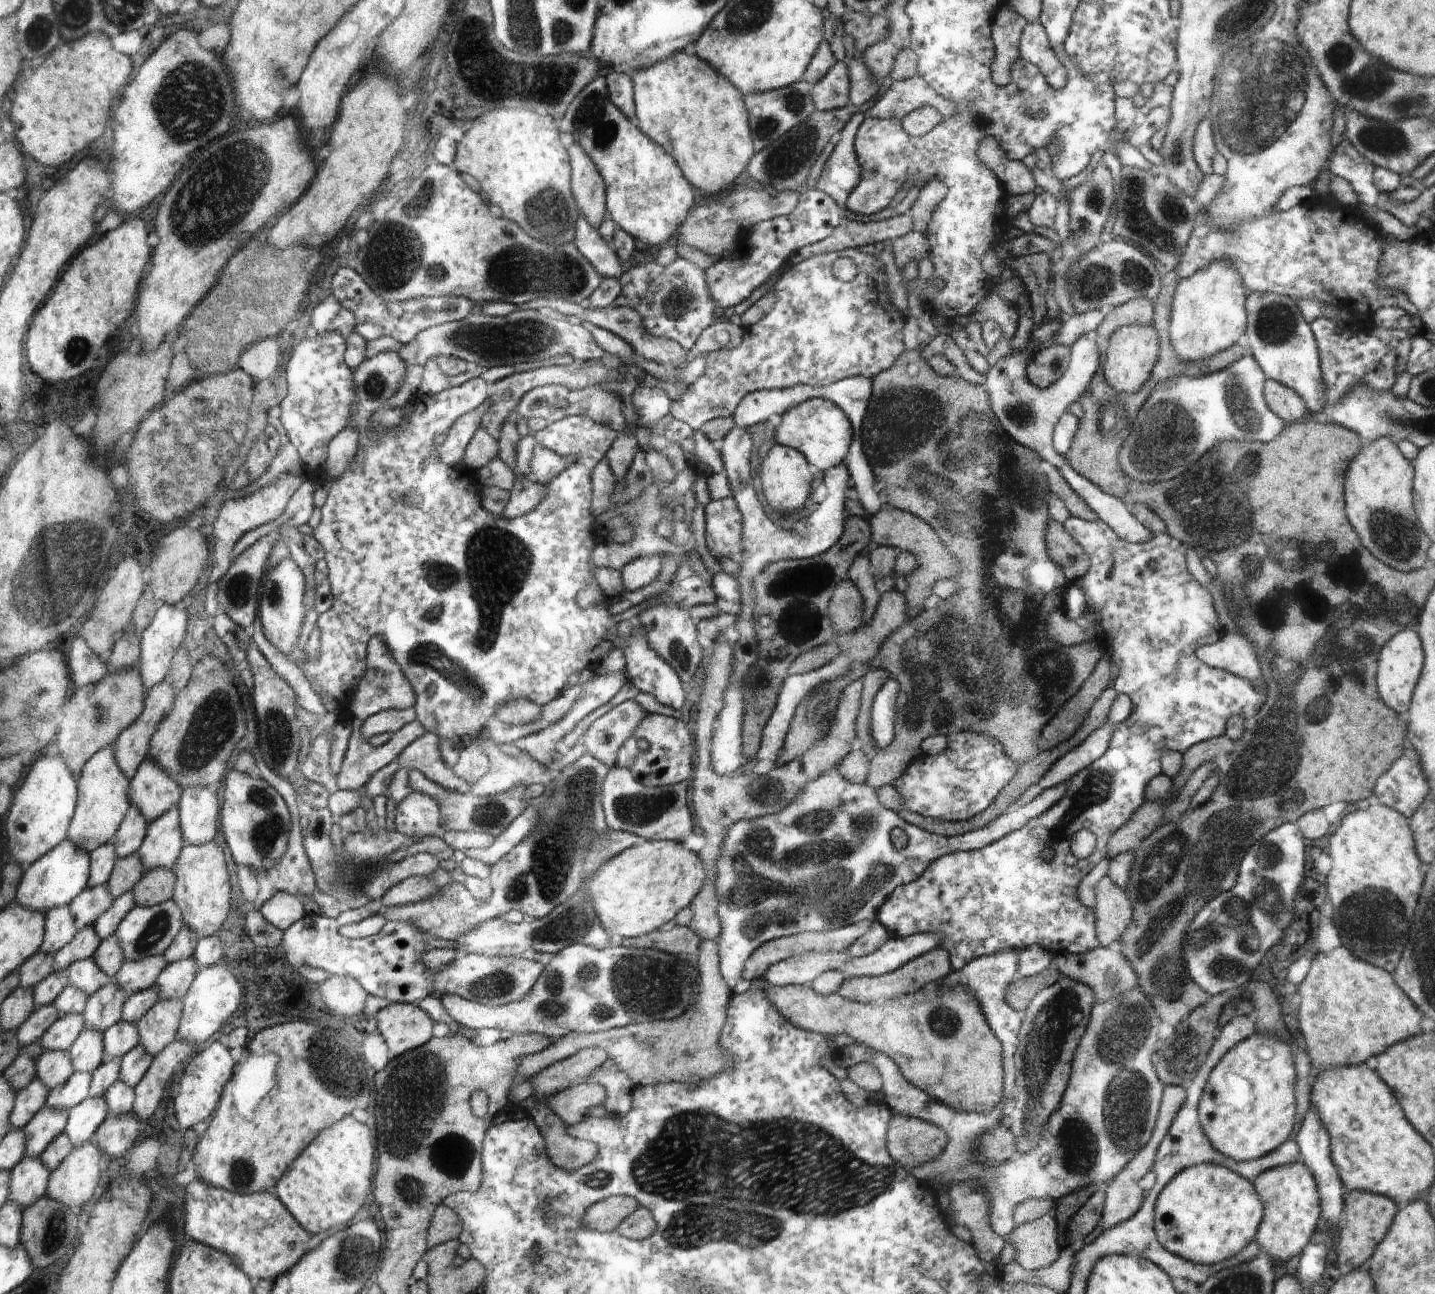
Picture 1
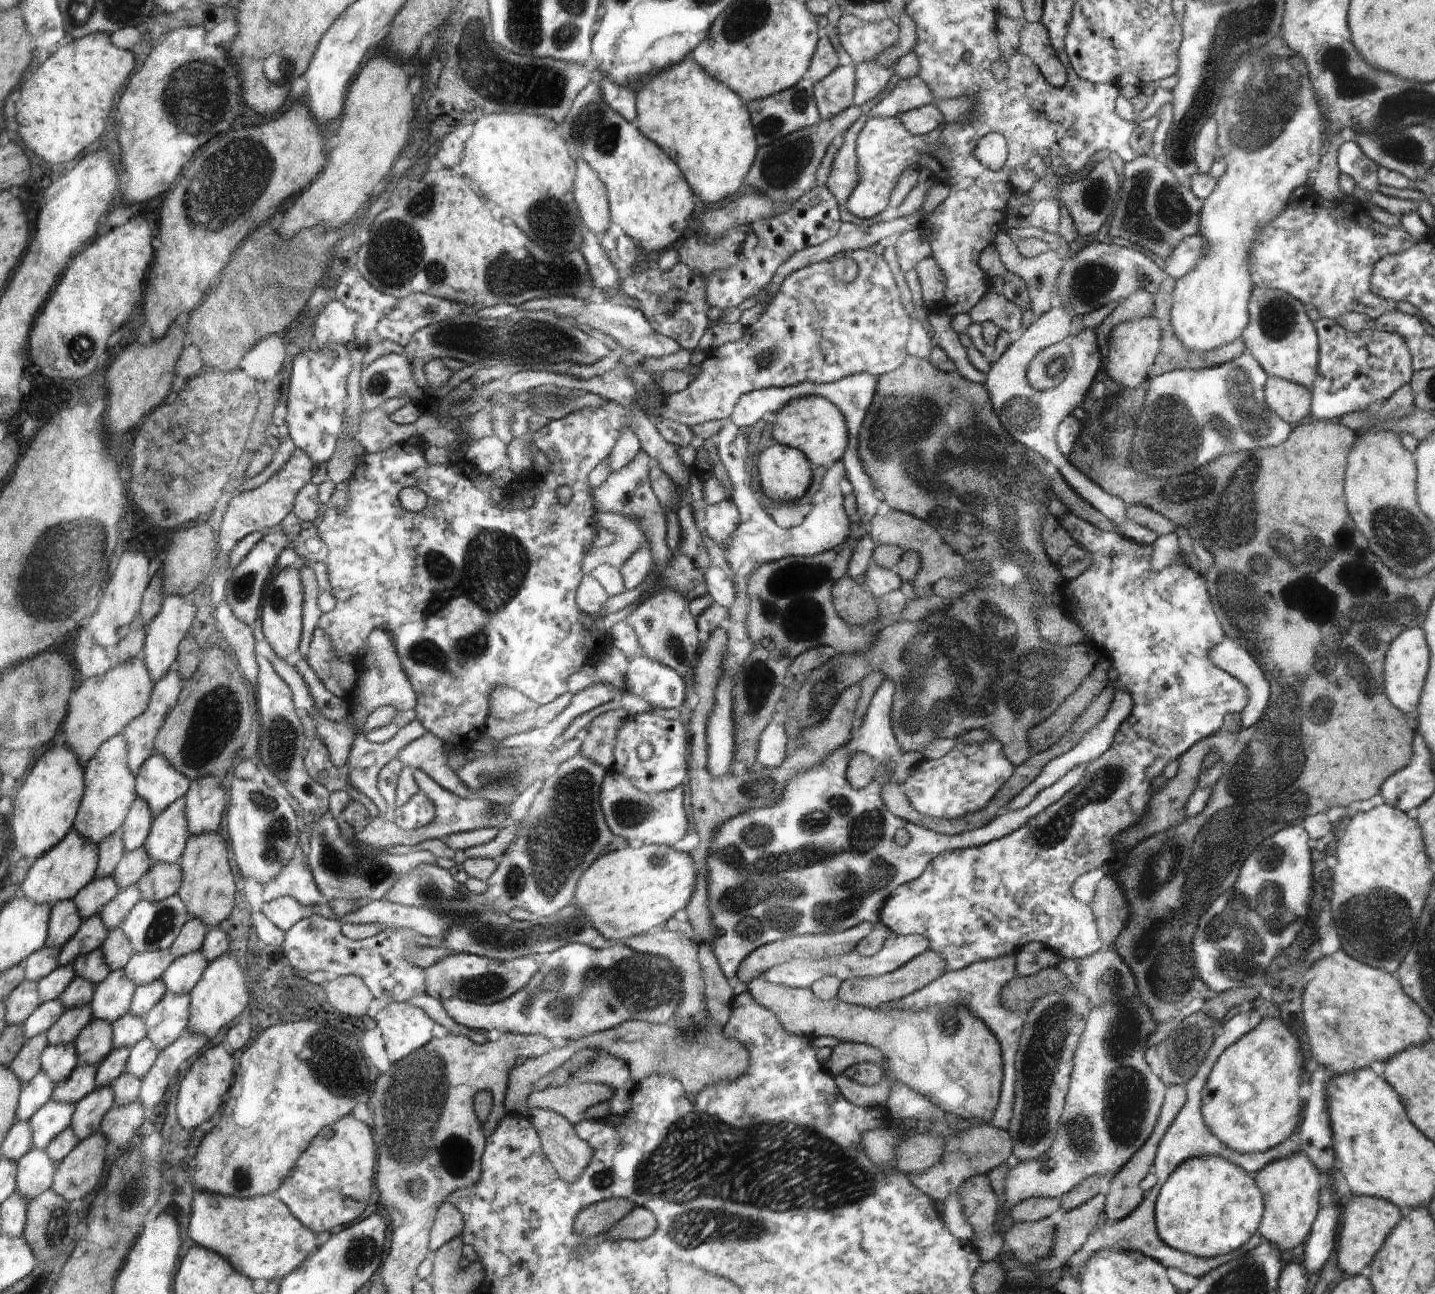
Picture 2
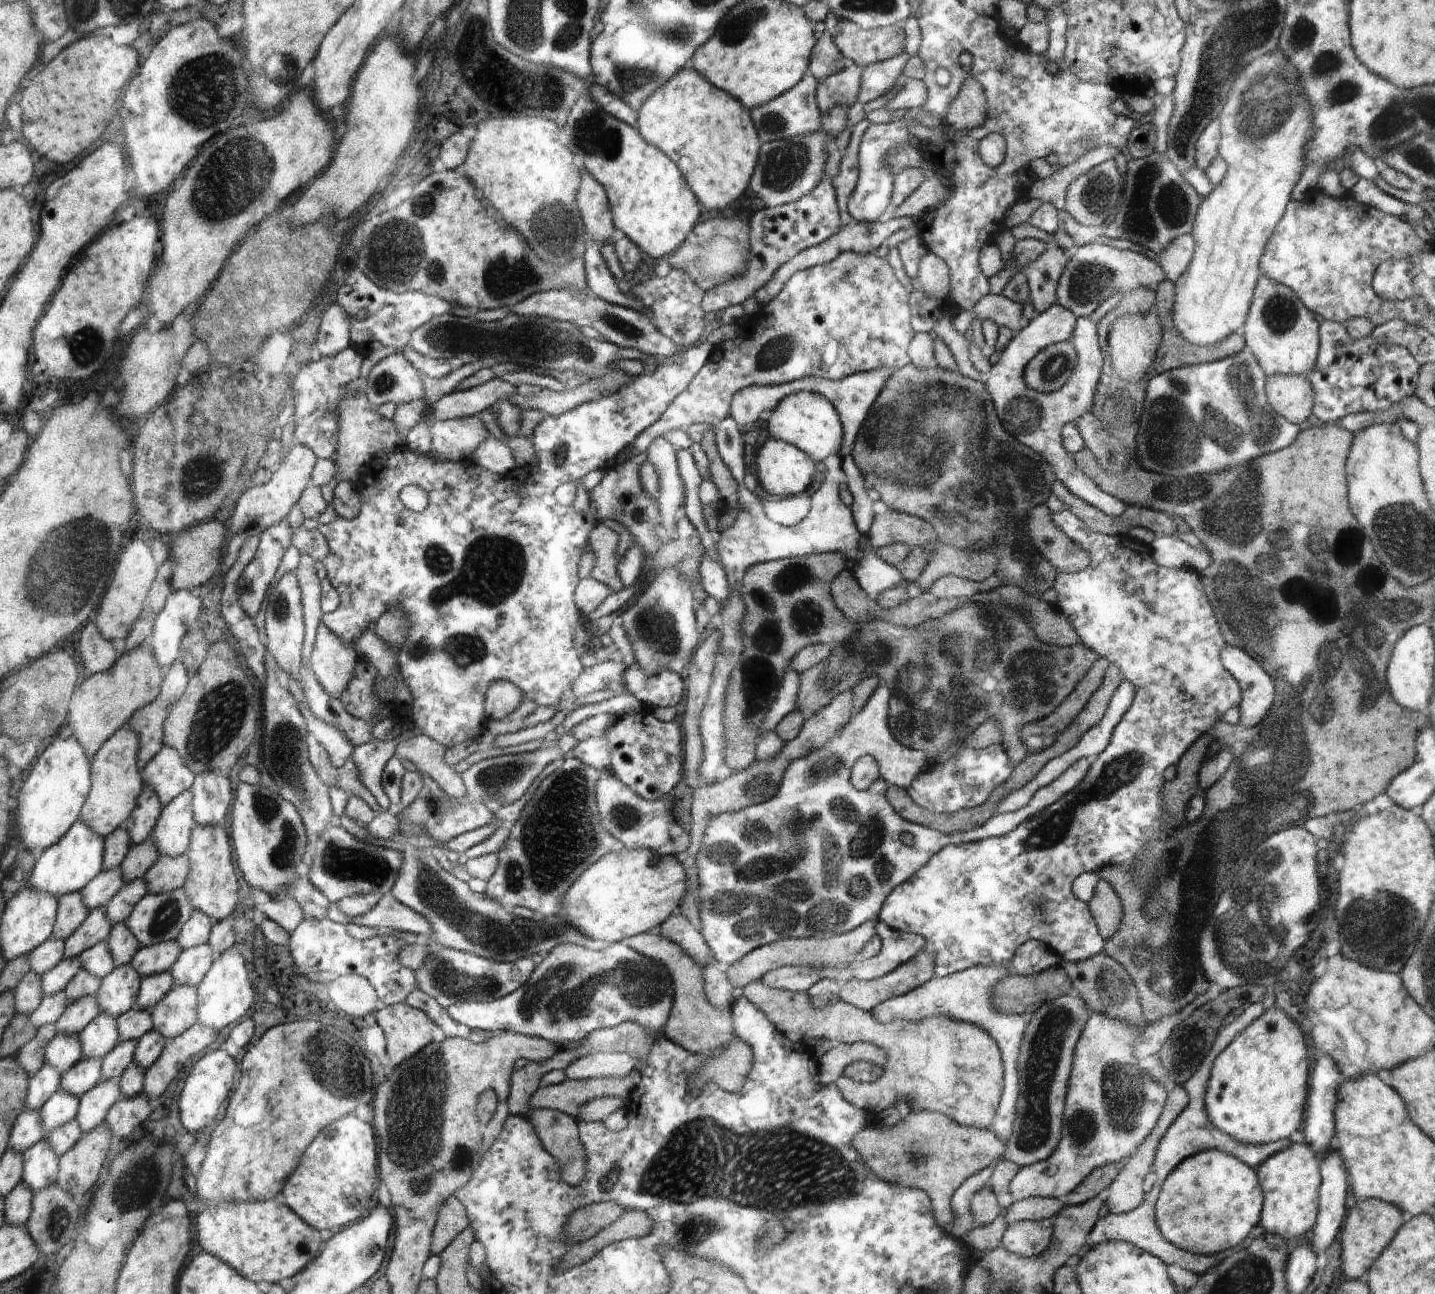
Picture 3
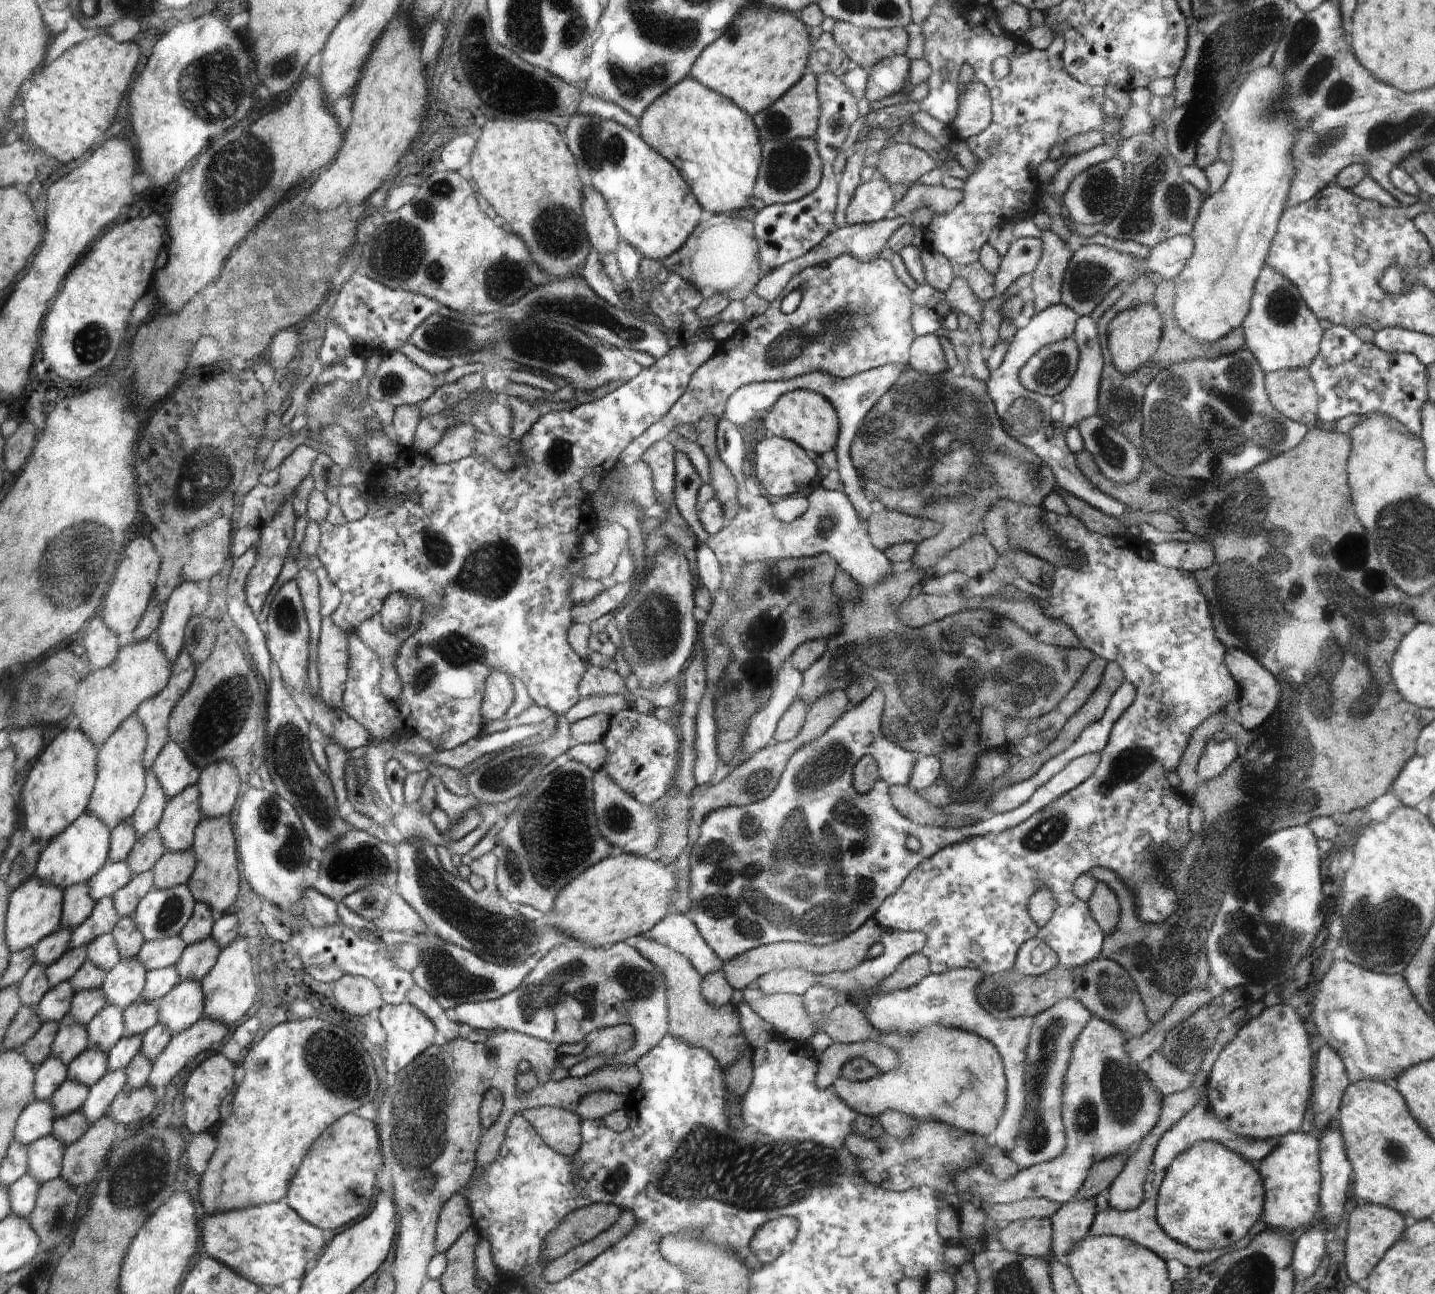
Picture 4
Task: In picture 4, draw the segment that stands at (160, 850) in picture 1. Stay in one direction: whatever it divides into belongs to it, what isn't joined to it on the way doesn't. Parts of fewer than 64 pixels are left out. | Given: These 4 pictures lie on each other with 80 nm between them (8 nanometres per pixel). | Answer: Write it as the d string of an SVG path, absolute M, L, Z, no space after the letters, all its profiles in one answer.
M197 784L169 798L157 826L167 850L192 850L196 828L203 817L201 791Z

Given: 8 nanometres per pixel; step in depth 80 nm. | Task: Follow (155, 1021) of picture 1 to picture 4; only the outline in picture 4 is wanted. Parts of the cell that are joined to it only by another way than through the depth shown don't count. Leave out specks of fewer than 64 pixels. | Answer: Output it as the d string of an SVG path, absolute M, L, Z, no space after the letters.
M181 980L174 988L170 989L168 994L165 994L158 1000L158 1023L165 1024L167 1029L170 1029L173 1034L192 1026L192 1024L204 1016L204 997L201 980Z

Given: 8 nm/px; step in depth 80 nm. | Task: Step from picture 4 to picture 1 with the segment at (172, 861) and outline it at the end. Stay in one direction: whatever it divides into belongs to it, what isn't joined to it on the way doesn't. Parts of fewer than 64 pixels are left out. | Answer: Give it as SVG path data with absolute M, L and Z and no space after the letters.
M171 869L146 871L132 890L136 905L152 906L173 898L177 878Z

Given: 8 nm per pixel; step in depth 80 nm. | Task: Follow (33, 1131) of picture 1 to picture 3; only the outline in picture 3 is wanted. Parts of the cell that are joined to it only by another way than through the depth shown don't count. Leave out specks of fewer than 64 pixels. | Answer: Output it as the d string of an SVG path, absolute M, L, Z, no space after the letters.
M60 1089L42 1108L41 1115L44 1126L49 1132L45 1140L49 1140L51 1132L67 1125L79 1115L81 1096L68 1089Z

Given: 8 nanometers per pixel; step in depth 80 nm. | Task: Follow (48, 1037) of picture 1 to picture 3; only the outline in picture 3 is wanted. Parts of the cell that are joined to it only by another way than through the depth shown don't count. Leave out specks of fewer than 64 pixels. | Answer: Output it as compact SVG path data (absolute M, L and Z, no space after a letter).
M86 995L68 1007L66 1014L57 1022L59 1035L64 1033L81 1034L85 1026L88 1026L98 1014L101 1013L95 995Z

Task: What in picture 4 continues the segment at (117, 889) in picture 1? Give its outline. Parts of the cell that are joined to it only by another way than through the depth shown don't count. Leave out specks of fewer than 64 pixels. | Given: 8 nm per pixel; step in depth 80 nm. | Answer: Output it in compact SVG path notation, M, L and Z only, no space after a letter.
M158 827L143 834L132 847L126 860L133 870L133 876L150 871L167 851Z

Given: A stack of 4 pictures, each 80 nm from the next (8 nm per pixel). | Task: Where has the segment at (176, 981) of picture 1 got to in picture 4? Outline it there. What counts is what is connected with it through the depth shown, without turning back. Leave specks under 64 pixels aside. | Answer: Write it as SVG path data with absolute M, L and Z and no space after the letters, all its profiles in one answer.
M212 936L203 941L186 945L175 964L181 980L202 980L216 964L222 950Z

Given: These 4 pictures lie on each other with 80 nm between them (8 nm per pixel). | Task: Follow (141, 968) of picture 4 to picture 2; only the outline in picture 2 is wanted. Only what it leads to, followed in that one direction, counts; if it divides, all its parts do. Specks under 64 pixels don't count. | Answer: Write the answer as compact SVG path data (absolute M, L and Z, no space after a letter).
M123 970L112 971L100 984L95 986L89 1002L94 1019L112 1024L129 1012L136 986Z

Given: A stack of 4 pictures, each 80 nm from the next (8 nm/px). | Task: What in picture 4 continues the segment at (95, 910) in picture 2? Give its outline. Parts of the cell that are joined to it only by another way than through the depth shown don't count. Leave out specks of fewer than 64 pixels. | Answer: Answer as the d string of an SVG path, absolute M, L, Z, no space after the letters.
M126 859L117 861L108 861L90 880L87 880L86 886L89 887L90 896L98 902L106 897L111 897L119 888L128 884L133 877L133 870L129 867Z

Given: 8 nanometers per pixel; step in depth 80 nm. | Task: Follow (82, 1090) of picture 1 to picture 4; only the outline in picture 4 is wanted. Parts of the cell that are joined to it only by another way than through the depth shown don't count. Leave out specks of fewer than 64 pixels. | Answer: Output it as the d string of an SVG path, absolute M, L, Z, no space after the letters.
M88 1047L69 1064L70 1079L80 1081L90 1088L109 1071L108 1063L107 1052Z

